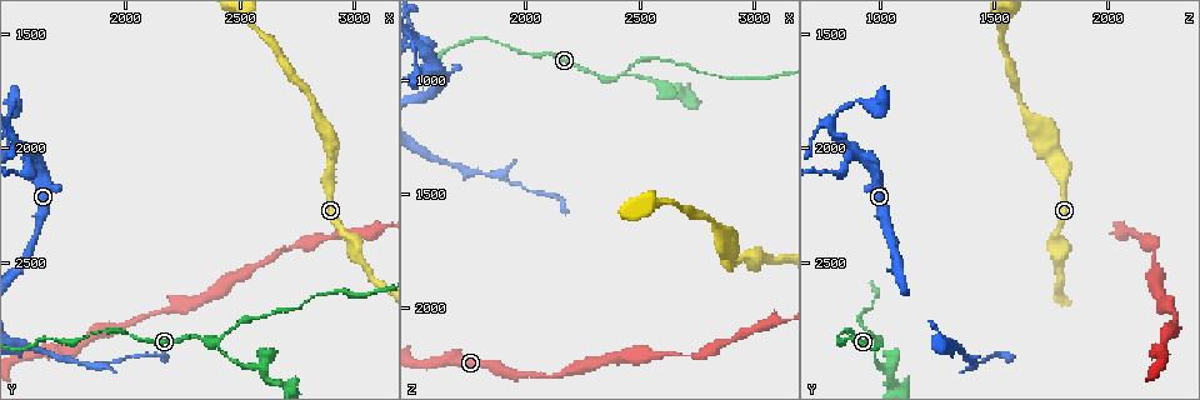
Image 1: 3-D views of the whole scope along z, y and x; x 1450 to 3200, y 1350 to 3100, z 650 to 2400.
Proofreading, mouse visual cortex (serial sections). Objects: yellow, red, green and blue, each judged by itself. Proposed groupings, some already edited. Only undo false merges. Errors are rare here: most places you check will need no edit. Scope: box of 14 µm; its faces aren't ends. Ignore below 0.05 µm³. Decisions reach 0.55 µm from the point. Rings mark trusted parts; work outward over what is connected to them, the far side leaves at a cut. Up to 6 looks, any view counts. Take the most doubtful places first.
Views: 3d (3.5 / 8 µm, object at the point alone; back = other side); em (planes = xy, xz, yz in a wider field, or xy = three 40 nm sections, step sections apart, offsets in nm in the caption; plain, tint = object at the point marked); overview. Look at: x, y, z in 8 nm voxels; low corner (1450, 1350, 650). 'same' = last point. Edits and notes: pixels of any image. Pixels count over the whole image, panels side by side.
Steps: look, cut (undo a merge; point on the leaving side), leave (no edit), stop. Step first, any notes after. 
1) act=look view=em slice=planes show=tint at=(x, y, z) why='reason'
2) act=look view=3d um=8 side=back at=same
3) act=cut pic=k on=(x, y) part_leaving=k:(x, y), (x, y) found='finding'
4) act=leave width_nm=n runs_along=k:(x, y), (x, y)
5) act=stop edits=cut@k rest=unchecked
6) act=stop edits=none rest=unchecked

act=look view=3d um=3.5 at=(2390, 2850, 1010) why='branch point'

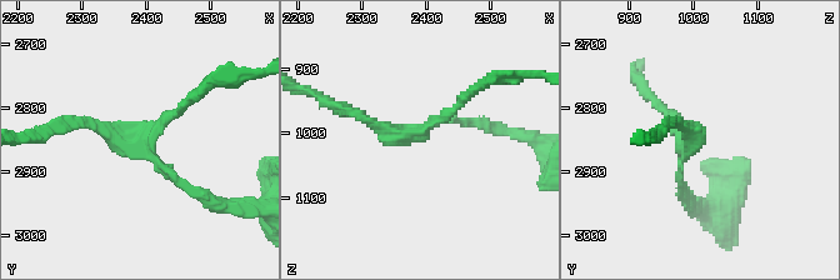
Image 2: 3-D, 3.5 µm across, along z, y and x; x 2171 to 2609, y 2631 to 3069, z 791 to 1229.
act=look view=em slice=xy step=2 show=tint at=(2390, 2845, 1000) why='need the tissue'

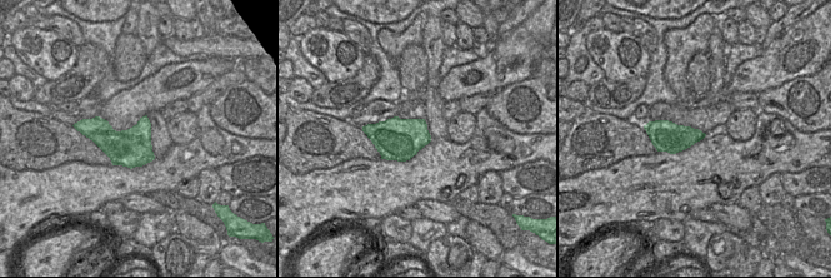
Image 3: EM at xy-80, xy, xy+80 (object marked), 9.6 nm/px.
act=leave arms=3 arm_widths_nm=100,150,150 found='one cell here'

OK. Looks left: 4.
act=look view=3d um=3.5 at=(1560, 2020, 870) why='abrupt turn'

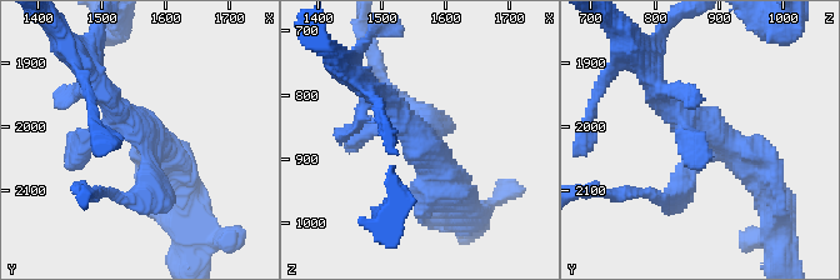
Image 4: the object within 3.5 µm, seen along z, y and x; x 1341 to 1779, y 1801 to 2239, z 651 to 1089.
act=look view=em slice=xy step=2 show=tint at=(1570, 2005, 880) arms=4 arm_widths_nm=200,300,300,450

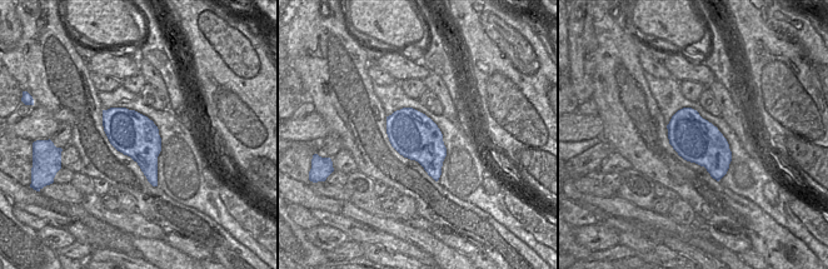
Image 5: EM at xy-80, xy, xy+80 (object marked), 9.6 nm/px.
act=leave runs_along=4:(765, 181), (656, 89) found='all the same cell'

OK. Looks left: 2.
act=stop edits=none rest=unchecked

